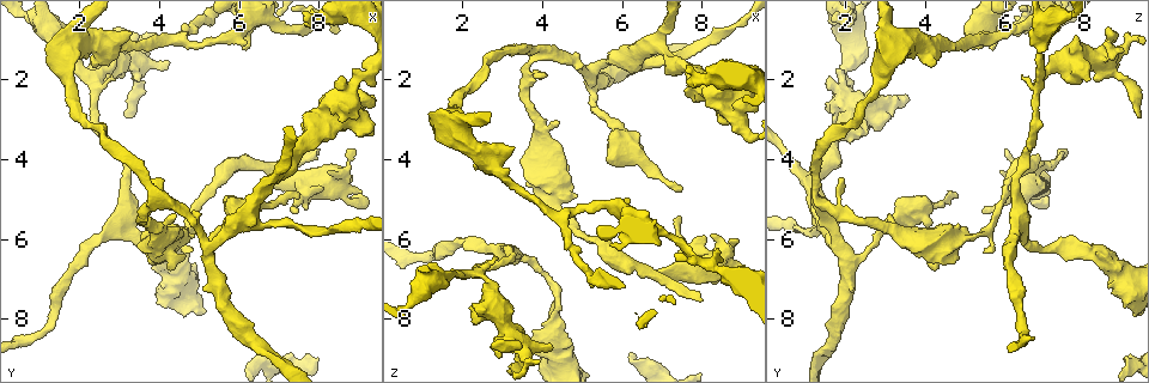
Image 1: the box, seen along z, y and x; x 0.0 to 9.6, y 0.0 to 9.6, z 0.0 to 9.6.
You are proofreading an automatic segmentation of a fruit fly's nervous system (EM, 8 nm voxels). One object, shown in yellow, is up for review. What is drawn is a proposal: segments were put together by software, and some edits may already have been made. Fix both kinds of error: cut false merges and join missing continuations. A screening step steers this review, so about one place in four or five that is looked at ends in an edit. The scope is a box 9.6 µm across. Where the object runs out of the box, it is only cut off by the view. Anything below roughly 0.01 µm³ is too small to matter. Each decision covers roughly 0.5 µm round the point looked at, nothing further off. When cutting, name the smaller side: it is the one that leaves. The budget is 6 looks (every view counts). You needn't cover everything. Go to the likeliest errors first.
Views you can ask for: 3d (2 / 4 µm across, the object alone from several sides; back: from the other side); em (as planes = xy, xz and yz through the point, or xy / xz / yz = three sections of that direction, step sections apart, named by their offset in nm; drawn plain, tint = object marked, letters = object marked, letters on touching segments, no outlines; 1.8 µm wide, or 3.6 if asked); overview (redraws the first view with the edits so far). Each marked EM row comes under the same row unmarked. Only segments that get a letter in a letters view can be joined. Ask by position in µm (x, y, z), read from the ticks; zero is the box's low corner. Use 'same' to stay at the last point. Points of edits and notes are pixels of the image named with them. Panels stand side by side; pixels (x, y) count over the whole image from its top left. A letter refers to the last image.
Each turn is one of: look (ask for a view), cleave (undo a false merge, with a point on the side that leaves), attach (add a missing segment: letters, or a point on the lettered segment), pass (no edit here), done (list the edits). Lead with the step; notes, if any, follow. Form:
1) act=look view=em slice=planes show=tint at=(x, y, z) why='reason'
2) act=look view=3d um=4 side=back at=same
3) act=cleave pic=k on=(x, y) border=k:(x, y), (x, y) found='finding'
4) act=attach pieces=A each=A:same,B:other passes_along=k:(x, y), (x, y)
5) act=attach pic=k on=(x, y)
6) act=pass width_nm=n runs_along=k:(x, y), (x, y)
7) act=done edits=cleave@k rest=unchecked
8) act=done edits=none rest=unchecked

act=look view=3d um=4 at=(8.80, 2.65, 2.85) why='calibre changes'

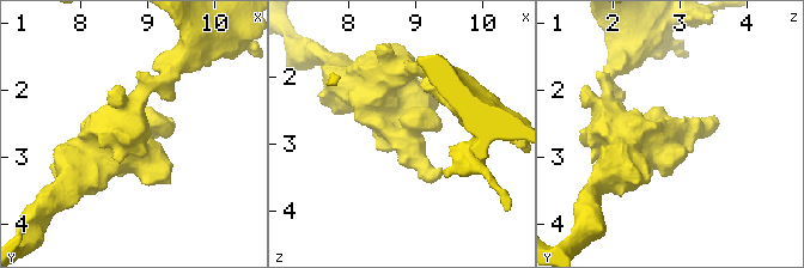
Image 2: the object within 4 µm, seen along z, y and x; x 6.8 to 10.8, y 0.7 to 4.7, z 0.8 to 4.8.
act=look view=em um=3.6 slice=yz step=4 show=tint at=(8.85, 2.70, 2.90) why='need the tissue'

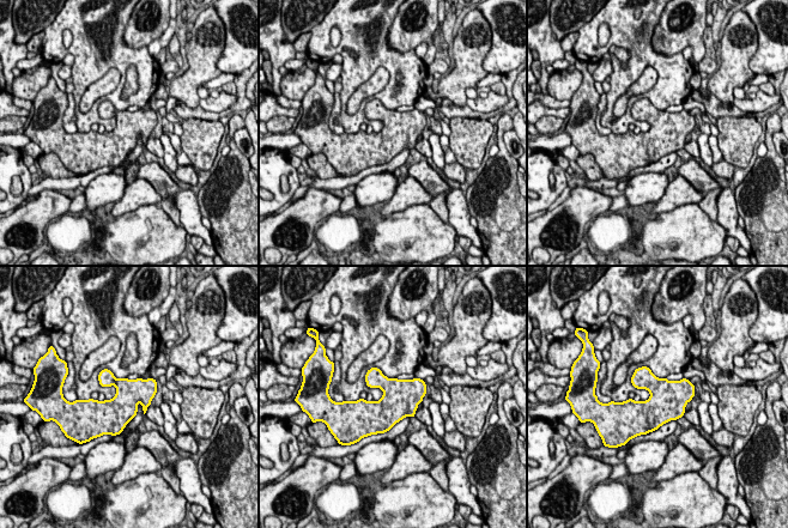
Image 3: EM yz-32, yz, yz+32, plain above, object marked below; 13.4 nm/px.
act=look view=em um=3.6 slice=xz step=16 show=letters at=same why='another direction'

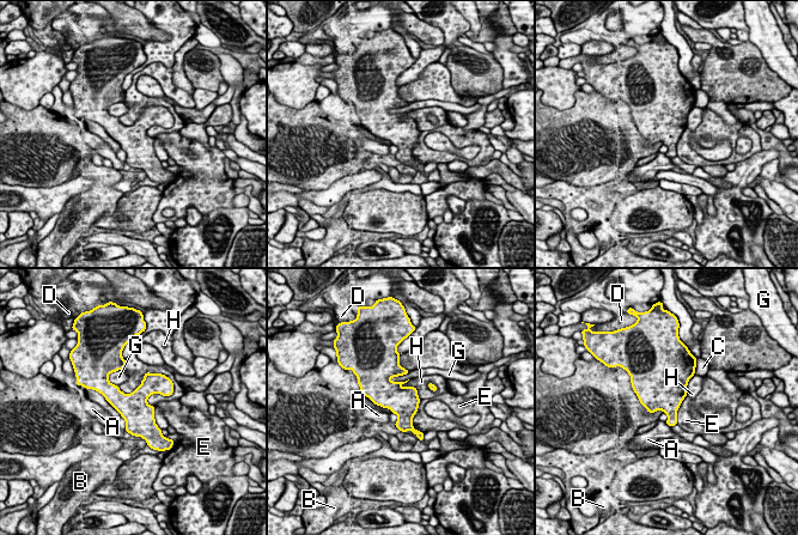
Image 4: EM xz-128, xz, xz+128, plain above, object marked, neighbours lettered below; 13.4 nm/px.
act=pass longest_contact=D:550nm each=A:other,B:other,C:other,D:other,E:other,G:other,H:other border=4:(172, 393), (152, 394), (146, 402) found='all the same cell'

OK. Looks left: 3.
act=look view=em slice=planes show=tint at=(6.80, 4.25, 6.90)

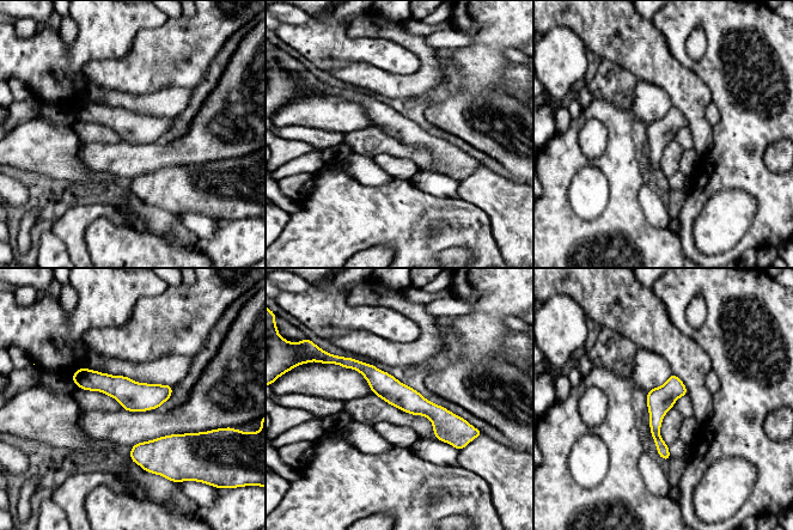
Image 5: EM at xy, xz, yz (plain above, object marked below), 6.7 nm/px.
act=look view=em slice=planes show=letters at=same why='see the neighbours'

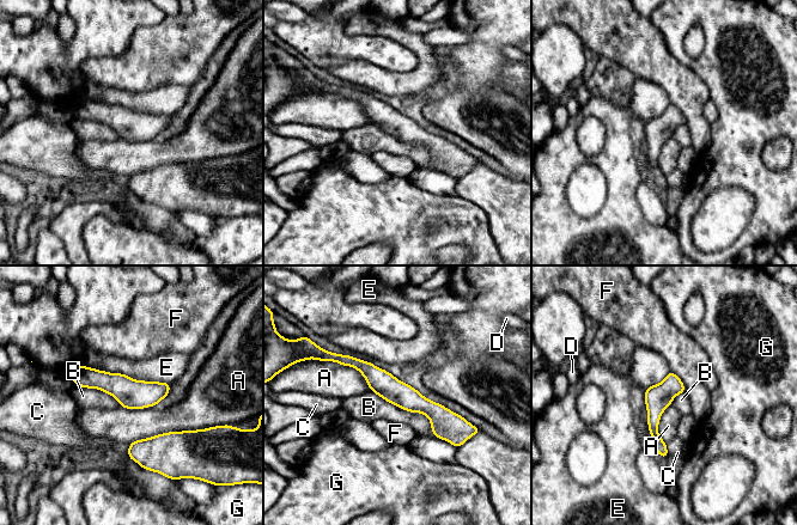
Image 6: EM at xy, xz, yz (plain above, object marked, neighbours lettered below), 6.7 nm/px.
act=pass longest_contact=E:650nm each=A:other,B:other,C:other,D:other,E:other,F:other,G:other border=6:(371, 390), (423, 413), (434, 435) found='continuous, no second cell'

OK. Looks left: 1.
act=done edits=none rest=unchecked

